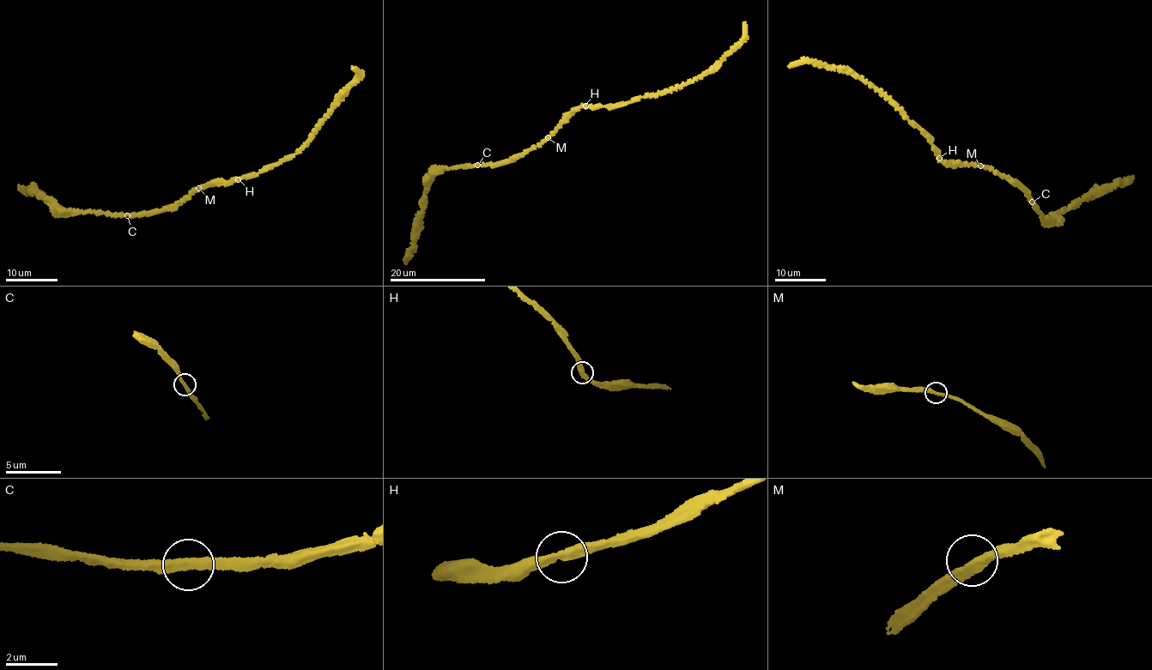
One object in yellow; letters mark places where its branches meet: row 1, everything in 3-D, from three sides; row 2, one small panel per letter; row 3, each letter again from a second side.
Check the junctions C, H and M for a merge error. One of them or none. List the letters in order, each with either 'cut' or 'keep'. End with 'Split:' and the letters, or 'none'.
C: keep
H: keep
M: keep
Split: none

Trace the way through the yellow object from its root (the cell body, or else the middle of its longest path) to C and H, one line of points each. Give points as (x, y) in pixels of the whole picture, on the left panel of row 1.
C: (199, 190), (164, 208), (142, 215), (127, 215)
H: (199, 190), (206, 185), (238, 179)

